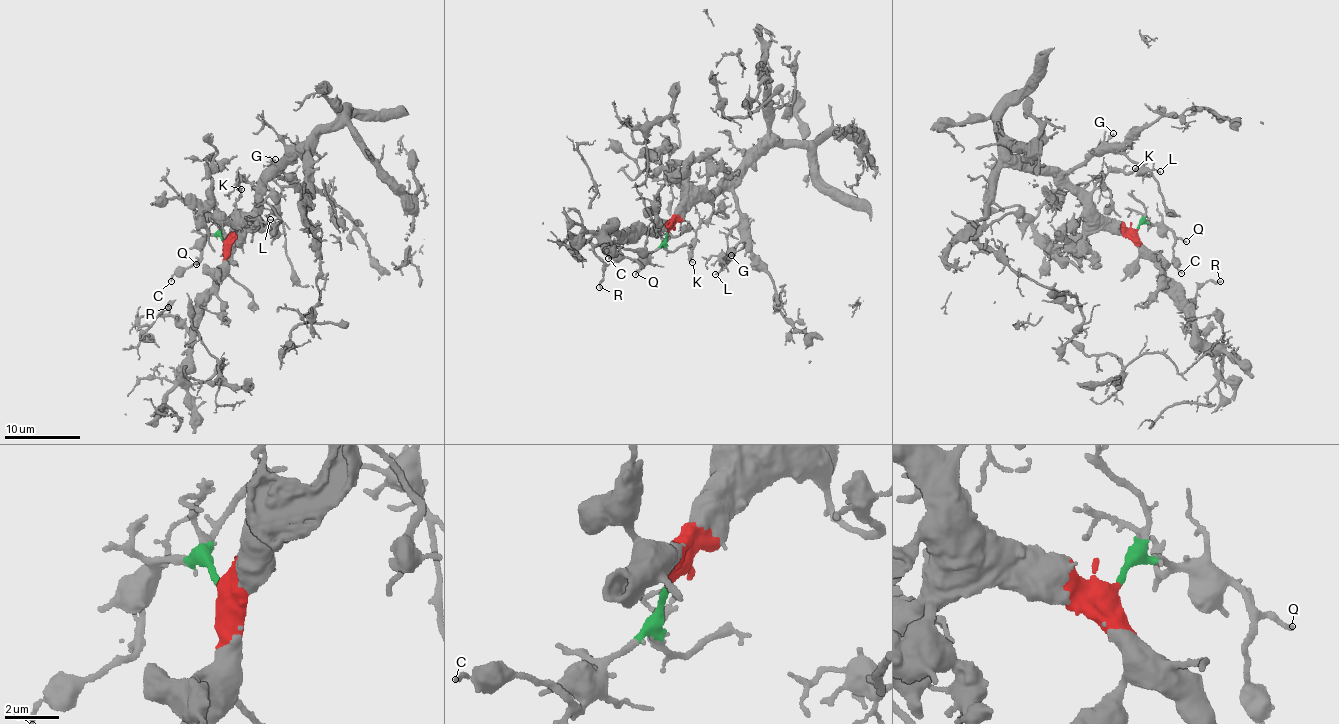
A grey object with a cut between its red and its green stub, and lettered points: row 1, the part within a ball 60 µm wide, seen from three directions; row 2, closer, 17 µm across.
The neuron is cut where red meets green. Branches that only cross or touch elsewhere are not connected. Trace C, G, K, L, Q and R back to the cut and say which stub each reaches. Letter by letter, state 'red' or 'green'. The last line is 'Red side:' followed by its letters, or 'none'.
C: green
G: red
K: red
L: red
Q: green
R: red
Red side: G, K, L, R

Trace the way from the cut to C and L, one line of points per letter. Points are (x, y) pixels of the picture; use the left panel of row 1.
C: (224, 241), (209, 235), (200, 259), (170, 281)
L: (224, 241), (240, 227), (273, 174), (281, 180), (286, 178), (289, 185), (278, 201), (280, 218), (269, 219)

